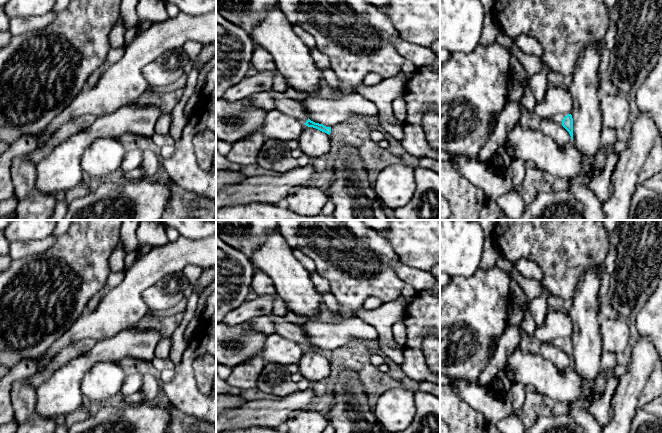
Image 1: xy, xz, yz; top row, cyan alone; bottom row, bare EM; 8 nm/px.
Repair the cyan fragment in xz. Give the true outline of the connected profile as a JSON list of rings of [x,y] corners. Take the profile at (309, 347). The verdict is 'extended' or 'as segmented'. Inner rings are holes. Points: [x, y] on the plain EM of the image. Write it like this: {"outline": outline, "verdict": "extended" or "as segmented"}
{"outline": [[[273,313],[269,316],[272,317],[273,322],[275,323],[276,334],[283,336],[288,340],[301,344],[308,351],[316,352],[330,359],[331,351],[326,351],[323,348],[315,347],[307,341],[306,333],[304,332],[302,325],[284,321],[281,317],[278,317]]], "verdict": "extended"}

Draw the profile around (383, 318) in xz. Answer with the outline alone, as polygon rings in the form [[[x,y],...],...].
[[[401,297],[384,303],[374,310],[361,308],[357,310],[357,317],[375,327],[379,335],[379,344],[392,346],[396,343],[393,338],[392,326],[403,319],[404,309],[405,299]]]

